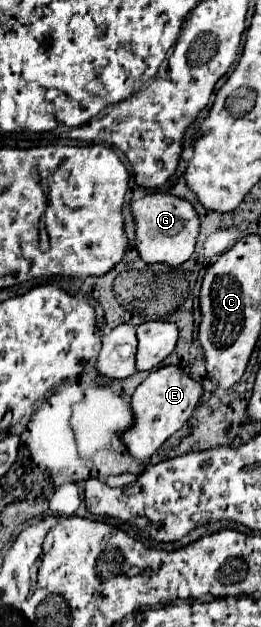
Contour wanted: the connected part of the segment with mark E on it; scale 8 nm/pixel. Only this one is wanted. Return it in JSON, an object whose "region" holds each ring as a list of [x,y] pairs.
{"region":[[[167,365],[157,371],[151,371],[149,377],[133,393],[131,407],[135,413],[135,425],[123,435],[131,457],[135,457],[137,461],[149,459],[175,431],[179,431],[189,421],[201,395],[203,385],[191,379],[191,375],[185,373],[181,367]]]}

